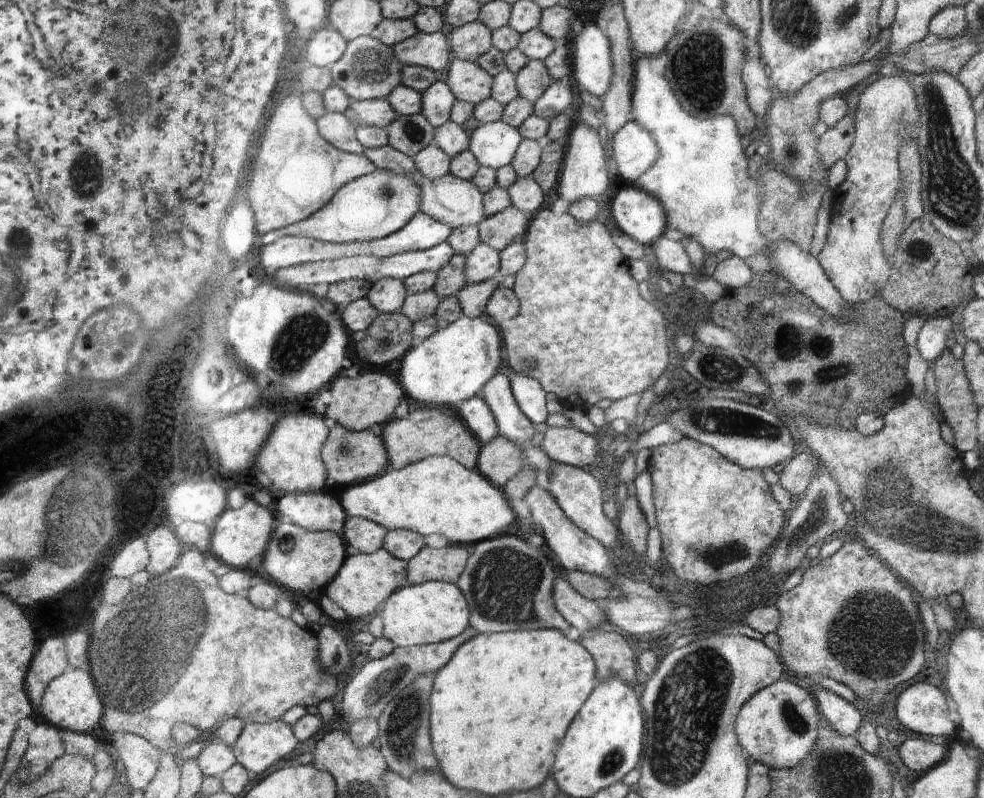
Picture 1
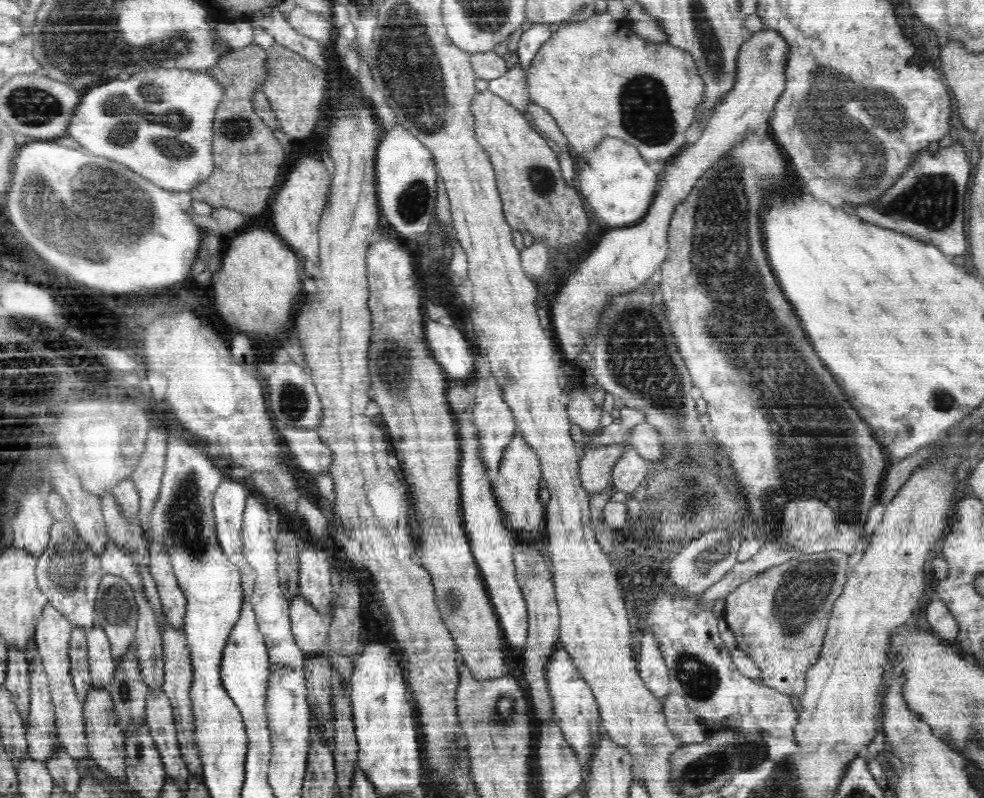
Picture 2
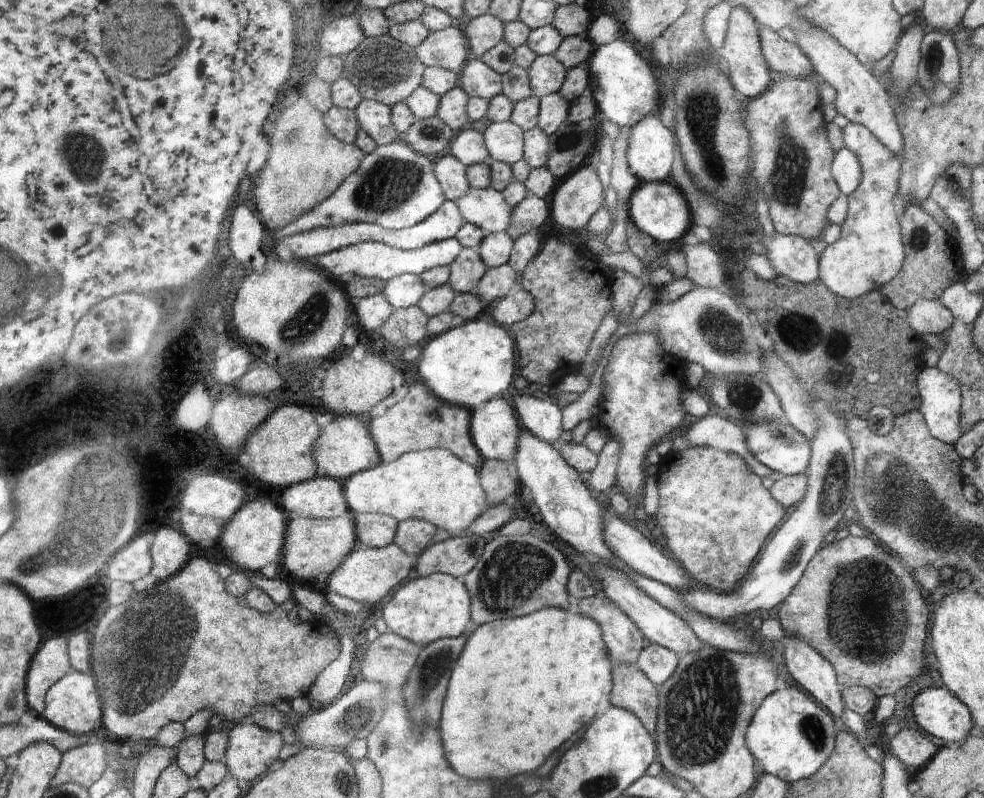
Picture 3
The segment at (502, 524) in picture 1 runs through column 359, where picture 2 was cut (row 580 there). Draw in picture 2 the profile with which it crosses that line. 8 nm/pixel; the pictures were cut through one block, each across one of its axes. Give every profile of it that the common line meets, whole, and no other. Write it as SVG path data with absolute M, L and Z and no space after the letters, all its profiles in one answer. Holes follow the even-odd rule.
M458 416L458 436L461 442L461 507L462 519L474 559L484 579L486 591L497 615L504 640L514 648L524 650L528 636L527 604L517 581L513 564L513 538L506 528L505 517L485 477L485 466L477 457L477 429L469 416Z

